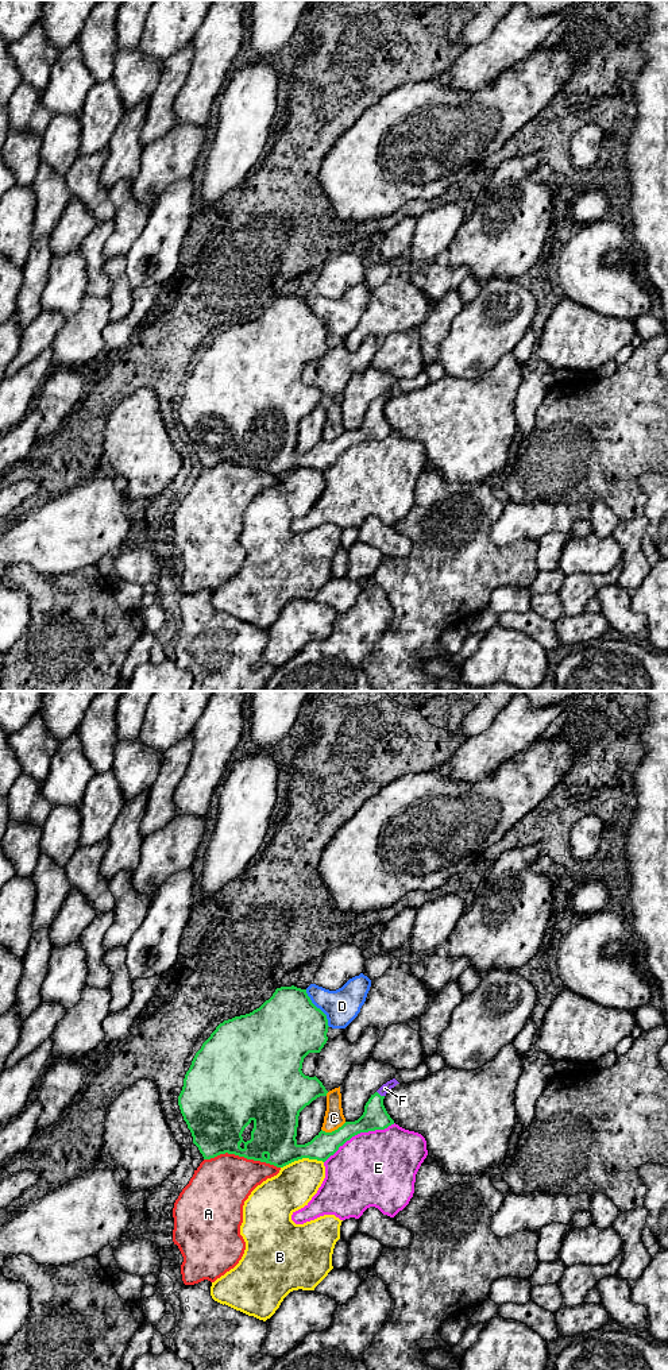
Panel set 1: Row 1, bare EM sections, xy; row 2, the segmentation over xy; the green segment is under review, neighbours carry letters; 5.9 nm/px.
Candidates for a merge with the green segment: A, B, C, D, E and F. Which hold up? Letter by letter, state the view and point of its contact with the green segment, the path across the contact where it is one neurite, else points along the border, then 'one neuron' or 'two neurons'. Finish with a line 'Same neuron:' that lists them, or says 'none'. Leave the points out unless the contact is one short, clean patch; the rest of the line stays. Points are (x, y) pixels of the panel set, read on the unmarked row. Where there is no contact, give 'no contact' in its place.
A: contact xy (242, 464); two neurons
B: contact xy (301, 467); two neurons
C: contact xy (335, 439); two neurons
D: contact xy (319, 317); two neurons
E: contact xy (359, 442); two neurons
F: contact xy (379, 404); way xy (375, 425), (375, 409), (379, 404), (385, 397); one neuron
Same neuron: F

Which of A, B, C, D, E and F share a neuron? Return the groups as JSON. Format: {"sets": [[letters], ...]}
{"sets": [["A"], ["B"], ["C"], ["D"], ["E"], ["F"]]}

